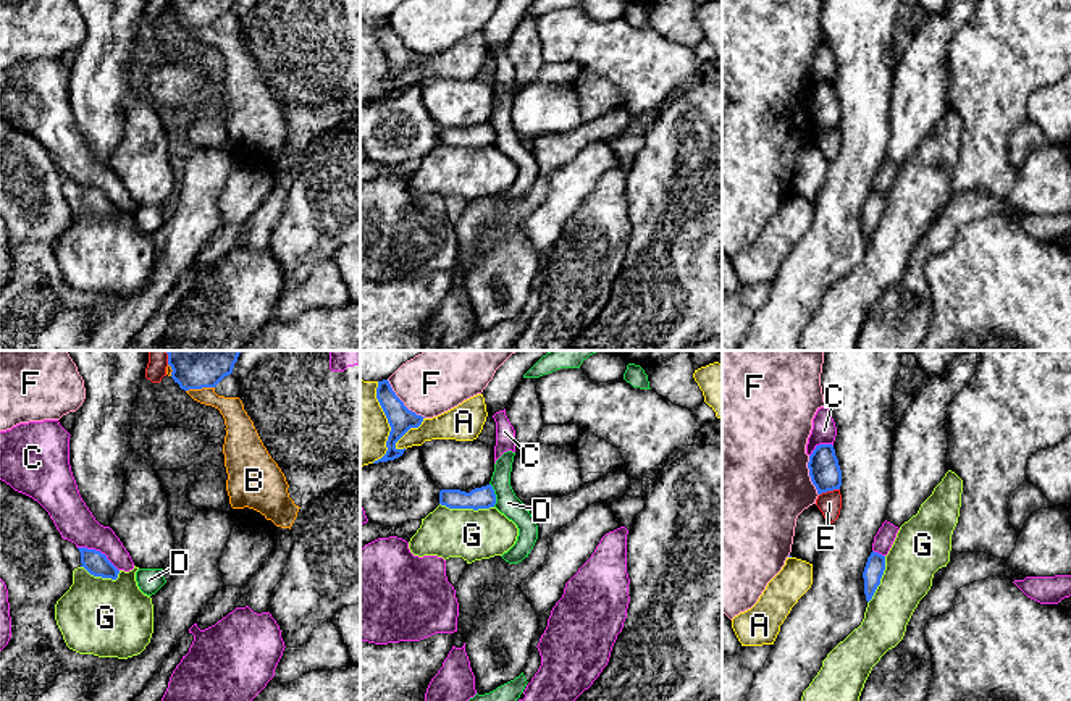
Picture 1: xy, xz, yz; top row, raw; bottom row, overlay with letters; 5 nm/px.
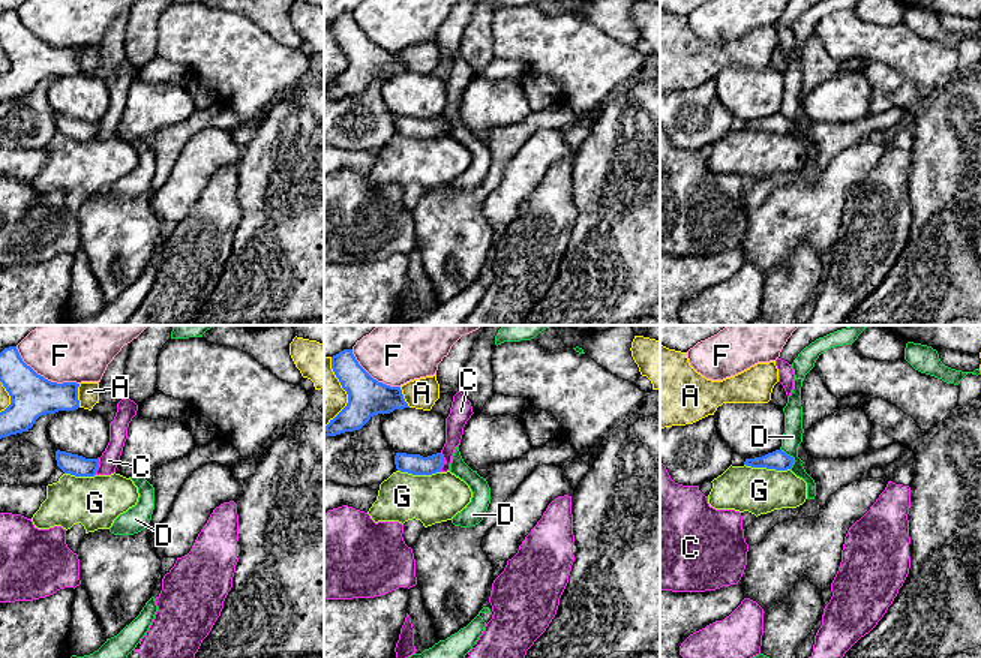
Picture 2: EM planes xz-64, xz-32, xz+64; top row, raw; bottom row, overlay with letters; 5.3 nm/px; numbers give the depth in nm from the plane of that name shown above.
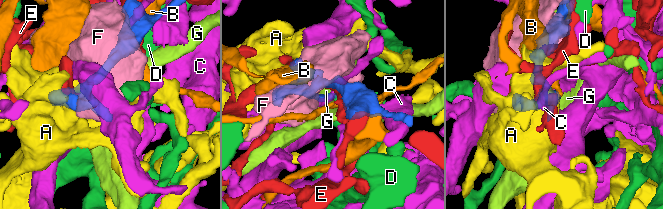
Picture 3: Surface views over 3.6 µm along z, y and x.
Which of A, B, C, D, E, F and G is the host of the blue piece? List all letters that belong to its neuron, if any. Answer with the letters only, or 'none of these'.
none of these

